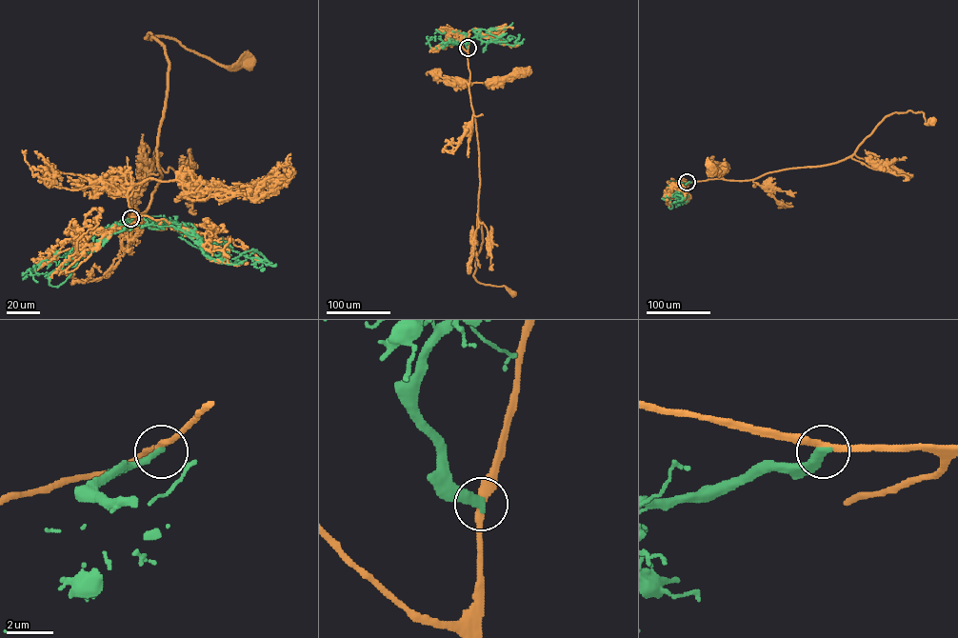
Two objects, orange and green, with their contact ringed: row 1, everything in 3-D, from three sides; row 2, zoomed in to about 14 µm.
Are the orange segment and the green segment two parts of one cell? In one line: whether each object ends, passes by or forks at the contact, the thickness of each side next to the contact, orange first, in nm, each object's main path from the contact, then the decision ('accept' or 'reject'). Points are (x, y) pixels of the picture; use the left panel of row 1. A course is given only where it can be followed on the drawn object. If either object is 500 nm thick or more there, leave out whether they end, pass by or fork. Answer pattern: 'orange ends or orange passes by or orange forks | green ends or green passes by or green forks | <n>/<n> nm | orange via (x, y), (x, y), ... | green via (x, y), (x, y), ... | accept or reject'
orange passes by | green ends | 320/360 nm | orange via (130, 217), (148, 208), (161, 177), (169, 59), (149, 33), (221, 65), (248, 62) | green via (130, 218), (126, 220), (138, 226), (181, 227), (249, 257), (265, 258), (252, 249), (234, 258), (246, 264) | reject

